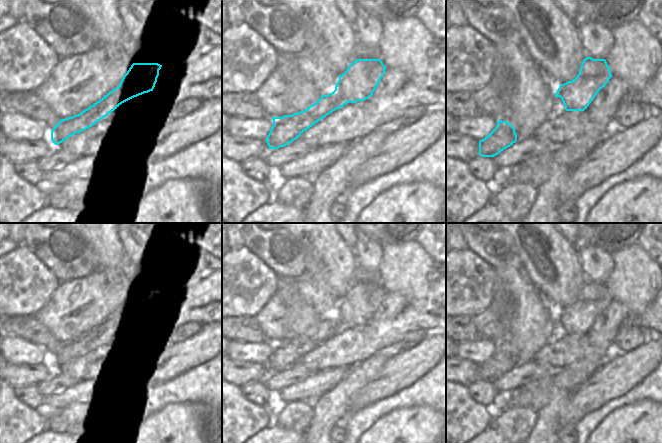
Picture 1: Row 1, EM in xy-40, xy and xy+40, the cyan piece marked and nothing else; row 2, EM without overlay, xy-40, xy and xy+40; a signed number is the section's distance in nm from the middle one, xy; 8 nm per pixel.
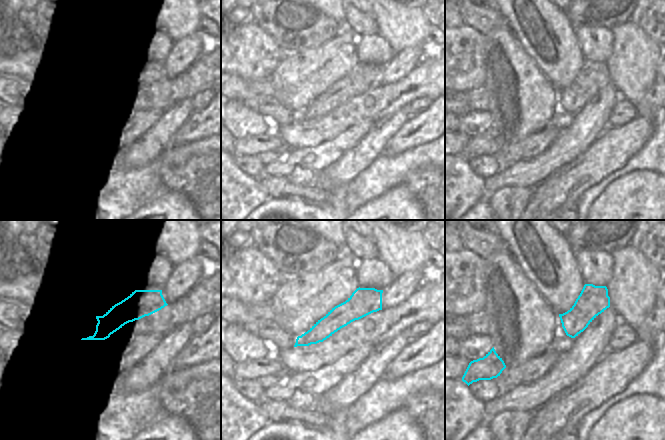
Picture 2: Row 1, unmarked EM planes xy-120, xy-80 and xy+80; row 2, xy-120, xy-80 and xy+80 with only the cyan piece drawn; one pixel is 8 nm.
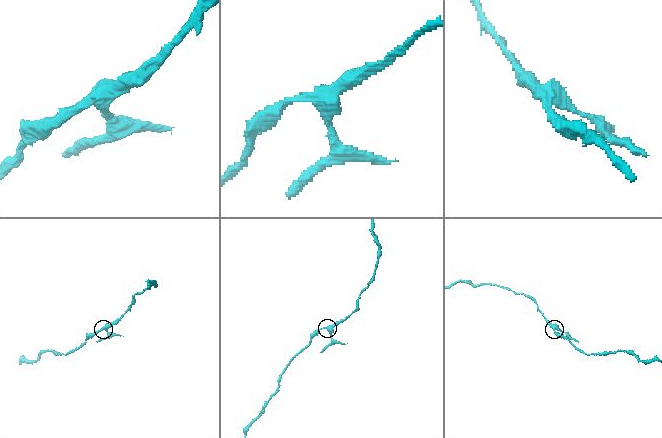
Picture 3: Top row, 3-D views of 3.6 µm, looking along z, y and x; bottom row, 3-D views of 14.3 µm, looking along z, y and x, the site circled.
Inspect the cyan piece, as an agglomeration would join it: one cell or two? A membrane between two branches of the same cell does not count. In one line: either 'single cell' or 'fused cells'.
fused cells

